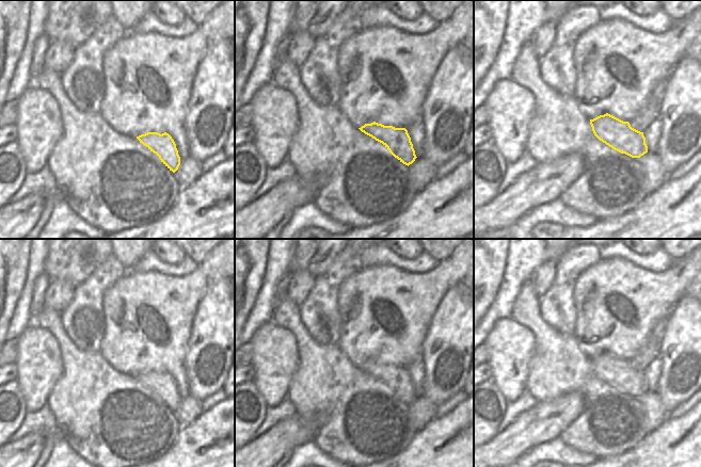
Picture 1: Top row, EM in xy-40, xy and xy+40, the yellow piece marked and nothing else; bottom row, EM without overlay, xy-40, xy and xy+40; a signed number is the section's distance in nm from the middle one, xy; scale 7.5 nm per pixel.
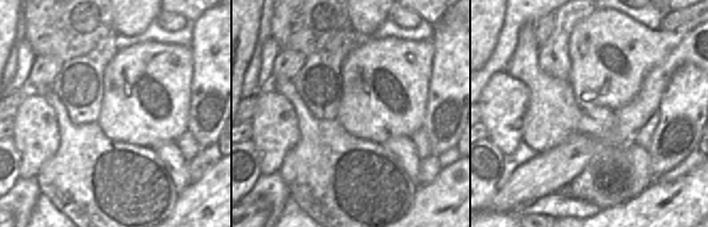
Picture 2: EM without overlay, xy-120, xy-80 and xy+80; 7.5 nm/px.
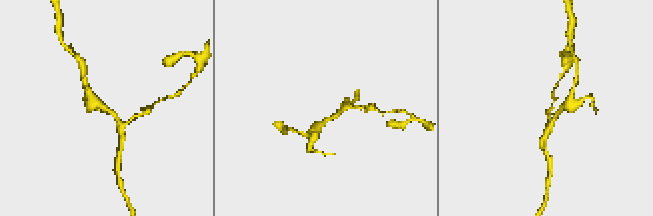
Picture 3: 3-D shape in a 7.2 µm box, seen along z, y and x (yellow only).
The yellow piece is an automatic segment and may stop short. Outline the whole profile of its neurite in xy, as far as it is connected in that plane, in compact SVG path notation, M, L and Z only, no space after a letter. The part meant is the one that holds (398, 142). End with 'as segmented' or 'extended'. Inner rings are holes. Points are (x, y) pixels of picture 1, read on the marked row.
M373 122L359 129L382 143L395 158L408 166L417 158L405 128L395 128Z; as segmented

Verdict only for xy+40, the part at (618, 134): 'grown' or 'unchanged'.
unchanged

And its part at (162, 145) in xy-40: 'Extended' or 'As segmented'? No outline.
As segmented

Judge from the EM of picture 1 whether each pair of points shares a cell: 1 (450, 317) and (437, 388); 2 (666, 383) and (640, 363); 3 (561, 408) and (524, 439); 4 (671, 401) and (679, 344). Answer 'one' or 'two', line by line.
1: one
2: two
3: one
4: one

